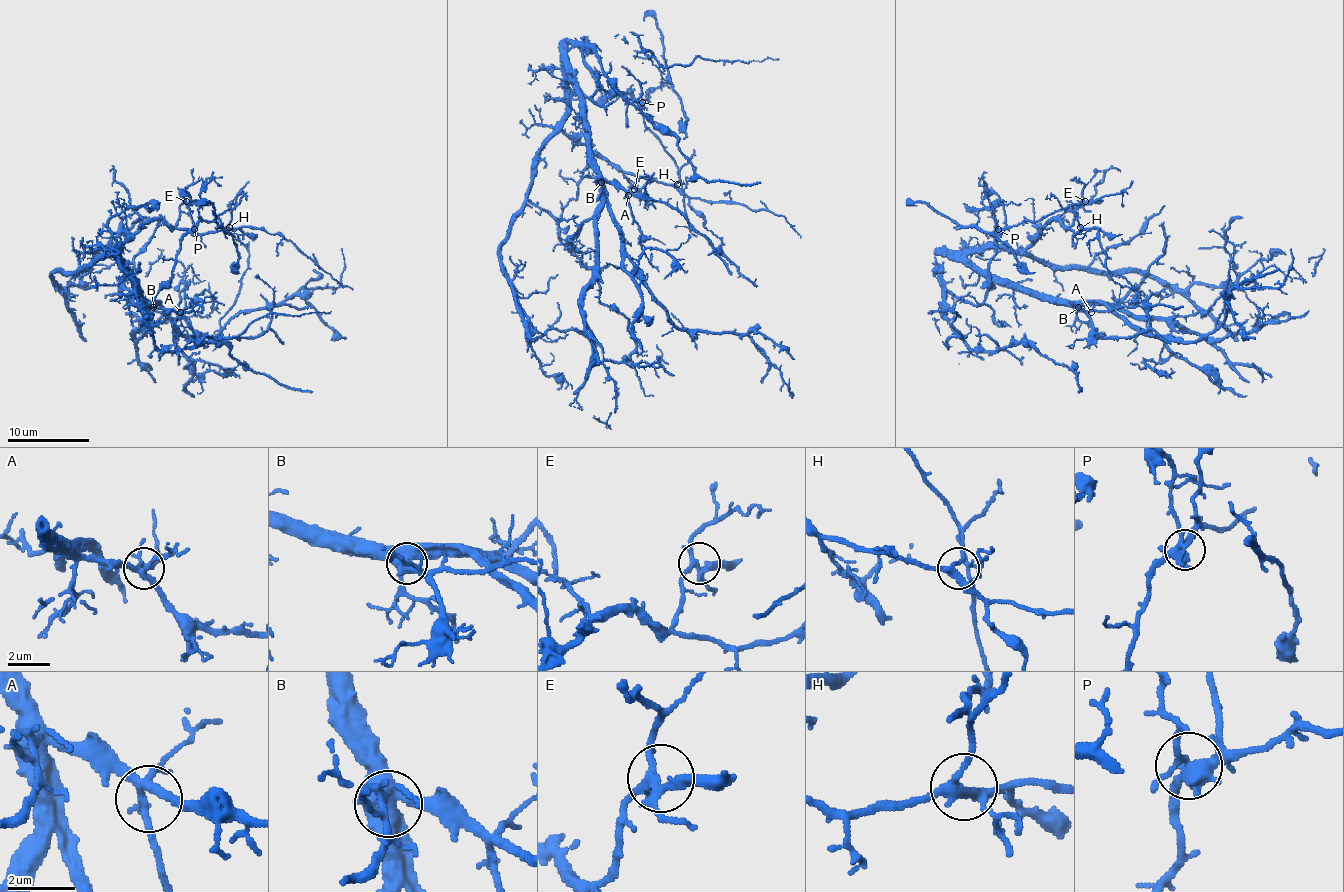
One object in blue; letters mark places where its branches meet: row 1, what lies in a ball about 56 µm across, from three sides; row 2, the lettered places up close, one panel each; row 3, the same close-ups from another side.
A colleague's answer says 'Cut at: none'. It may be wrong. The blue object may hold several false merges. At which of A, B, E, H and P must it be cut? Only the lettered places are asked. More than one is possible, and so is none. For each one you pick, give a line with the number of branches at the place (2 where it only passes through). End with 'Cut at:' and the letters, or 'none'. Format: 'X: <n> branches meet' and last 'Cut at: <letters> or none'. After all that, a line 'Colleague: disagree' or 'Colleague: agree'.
Cut at: none
Colleague: agree

